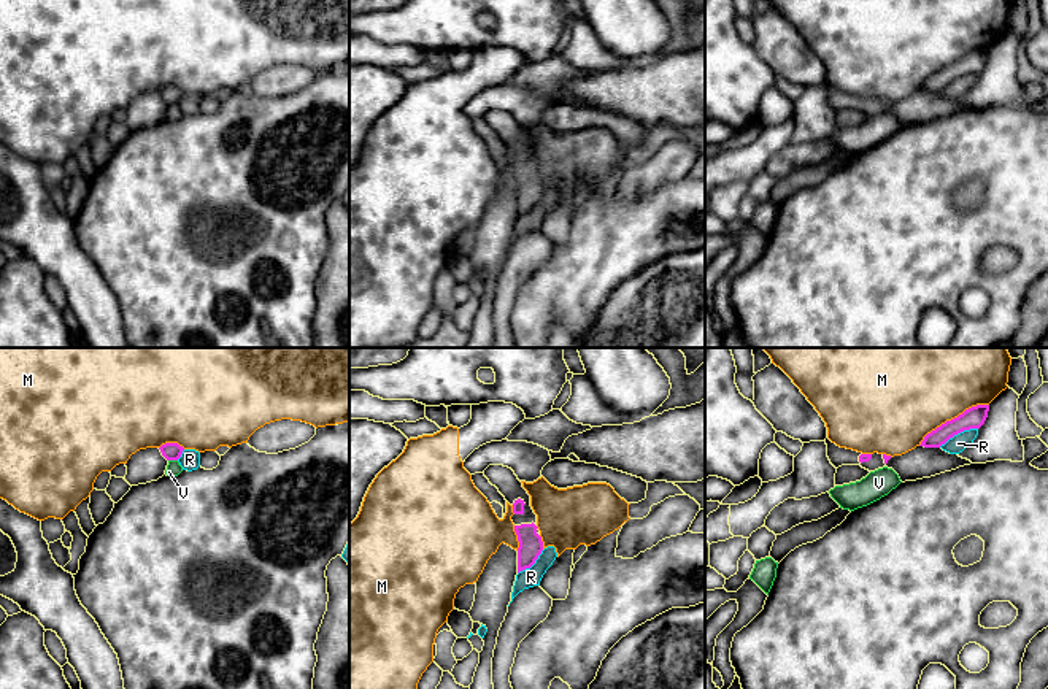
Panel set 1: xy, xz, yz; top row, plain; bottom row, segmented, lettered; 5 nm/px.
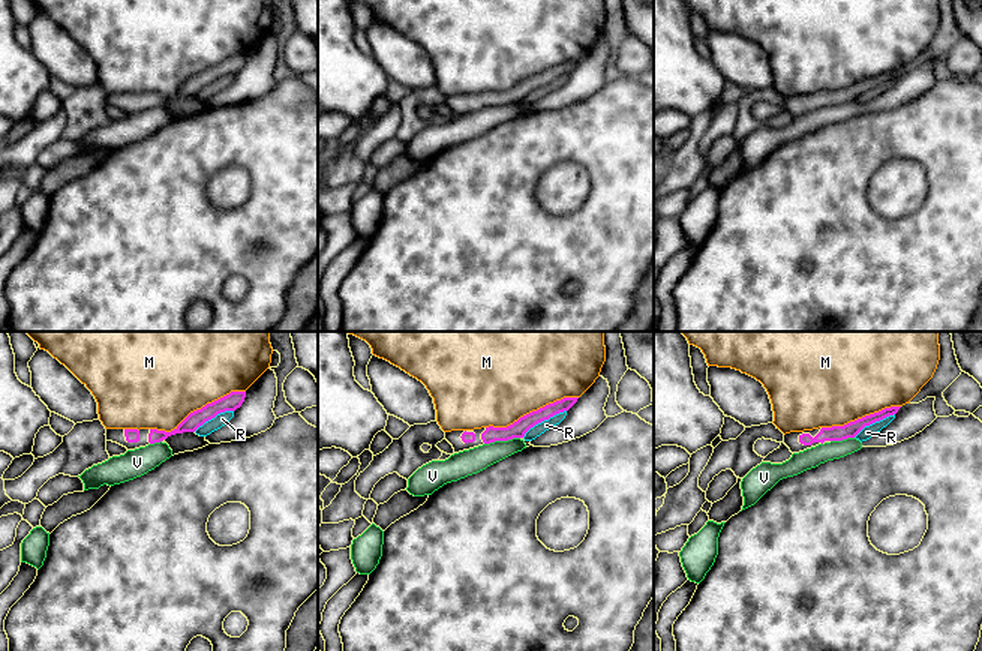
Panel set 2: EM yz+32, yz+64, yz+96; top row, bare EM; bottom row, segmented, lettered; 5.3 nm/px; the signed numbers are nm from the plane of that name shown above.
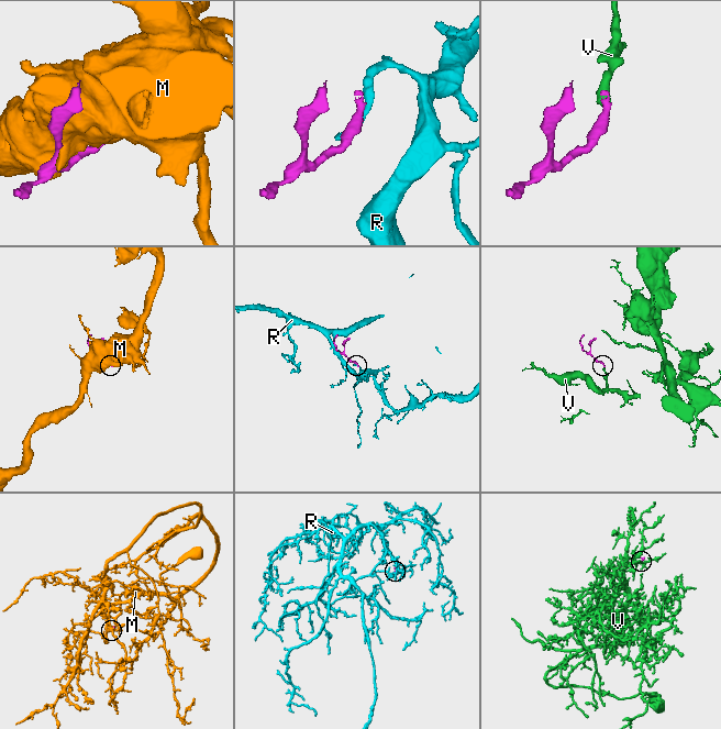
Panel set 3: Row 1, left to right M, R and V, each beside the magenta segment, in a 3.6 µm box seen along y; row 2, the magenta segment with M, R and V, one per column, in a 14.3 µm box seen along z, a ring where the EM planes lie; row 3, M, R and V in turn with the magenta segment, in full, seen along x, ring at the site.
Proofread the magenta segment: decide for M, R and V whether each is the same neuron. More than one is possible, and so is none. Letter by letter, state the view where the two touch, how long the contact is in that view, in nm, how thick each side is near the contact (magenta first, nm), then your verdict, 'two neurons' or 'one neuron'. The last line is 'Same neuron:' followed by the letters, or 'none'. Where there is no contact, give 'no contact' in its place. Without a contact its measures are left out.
M: yz | 420 nm | 110/500 nm | two neurons
R: yz | 220 nm | 110/90 nm | two neurons
V: xy | 50 nm | 100/80 nm | two neurons
Same neuron: none

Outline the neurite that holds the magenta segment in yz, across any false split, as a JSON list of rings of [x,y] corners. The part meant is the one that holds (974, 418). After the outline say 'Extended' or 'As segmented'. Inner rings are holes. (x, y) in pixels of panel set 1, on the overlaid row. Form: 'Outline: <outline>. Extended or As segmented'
Outline: [[[977,405],[965,410],[957,418],[946,421],[945,424],[927,433],[919,446],[940,448],[950,438],[953,438],[954,435],[964,430],[980,429],[988,418],[988,411],[989,411],[989,405]]]. As segmented

